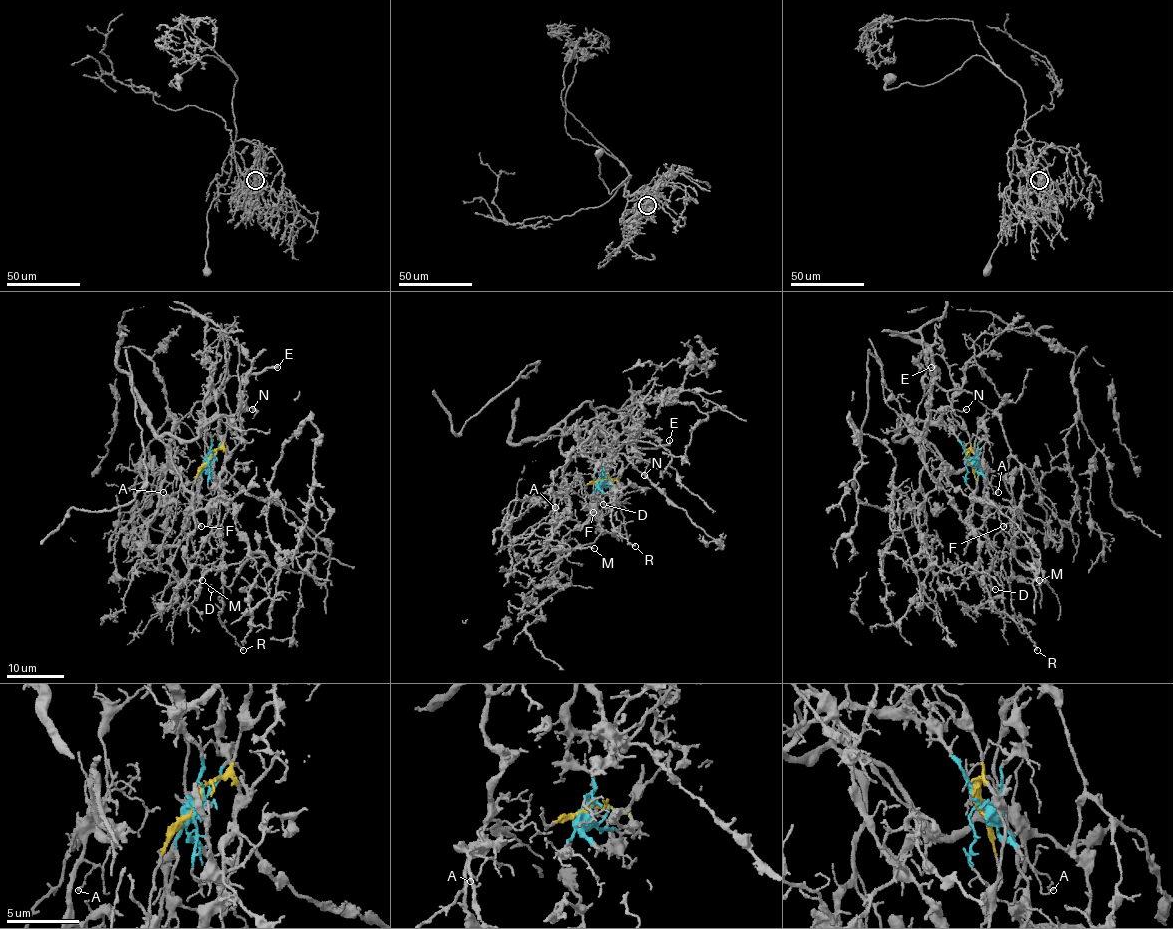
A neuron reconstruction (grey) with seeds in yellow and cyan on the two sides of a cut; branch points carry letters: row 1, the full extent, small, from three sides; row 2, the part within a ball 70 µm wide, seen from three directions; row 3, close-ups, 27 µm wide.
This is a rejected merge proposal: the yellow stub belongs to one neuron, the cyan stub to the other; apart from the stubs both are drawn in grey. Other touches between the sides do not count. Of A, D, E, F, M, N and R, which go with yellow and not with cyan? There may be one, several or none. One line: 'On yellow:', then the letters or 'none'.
On yellow: D, F, M, R

